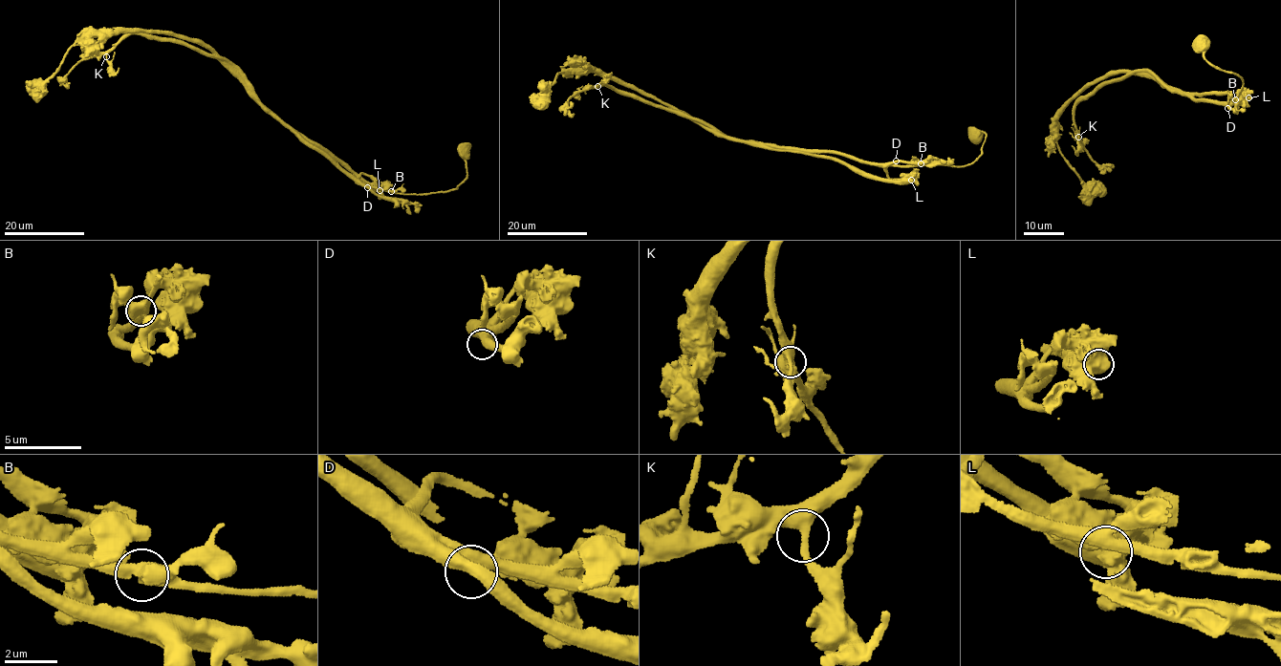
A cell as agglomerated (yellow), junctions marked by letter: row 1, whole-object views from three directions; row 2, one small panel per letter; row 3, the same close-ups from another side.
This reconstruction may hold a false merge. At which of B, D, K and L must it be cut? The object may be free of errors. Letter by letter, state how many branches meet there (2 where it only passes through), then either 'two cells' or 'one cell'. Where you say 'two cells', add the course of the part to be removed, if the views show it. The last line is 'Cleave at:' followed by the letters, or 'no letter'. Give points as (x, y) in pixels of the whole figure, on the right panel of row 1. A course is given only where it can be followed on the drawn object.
B: branches 2; one cell
D: branches 2; one cell
K: branches 3; one cell
L: branches 1; two cells; course (1248, 97), (1242, 91), (1228, 103), (1197, 102), (1146, 72), (1112, 81), (1080, 101), (1073, 120), (1099, 172)
Cleave at: L

